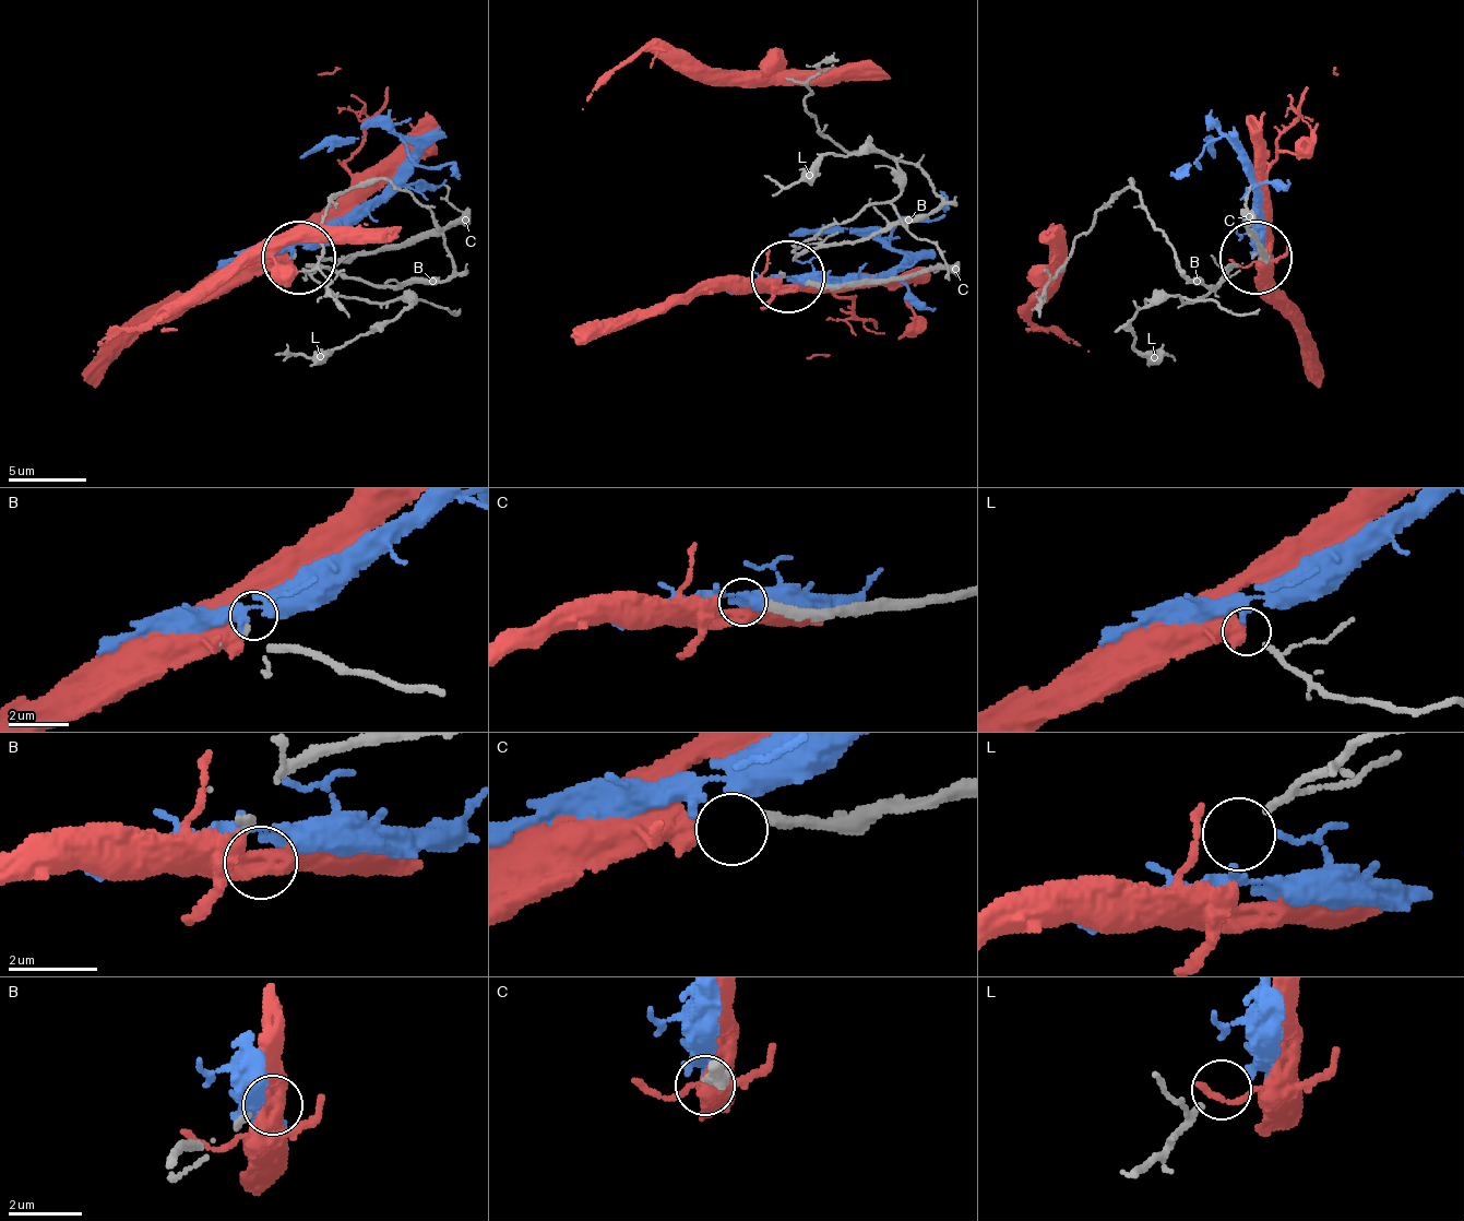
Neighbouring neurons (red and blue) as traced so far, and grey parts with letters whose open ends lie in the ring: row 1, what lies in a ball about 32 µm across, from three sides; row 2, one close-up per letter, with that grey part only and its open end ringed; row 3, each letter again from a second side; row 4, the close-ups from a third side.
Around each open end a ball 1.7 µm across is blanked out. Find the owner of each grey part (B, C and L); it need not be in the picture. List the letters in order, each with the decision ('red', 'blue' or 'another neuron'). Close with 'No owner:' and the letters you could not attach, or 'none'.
B: another neuron
C: red
L: blue
No owner: B

